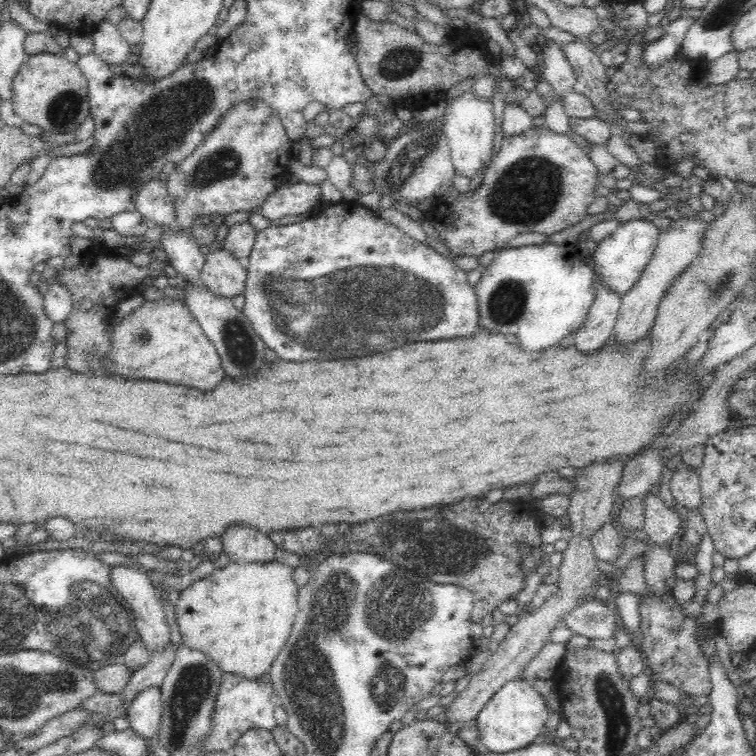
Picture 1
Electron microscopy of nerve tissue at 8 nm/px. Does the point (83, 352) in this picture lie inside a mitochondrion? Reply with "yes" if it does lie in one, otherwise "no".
no

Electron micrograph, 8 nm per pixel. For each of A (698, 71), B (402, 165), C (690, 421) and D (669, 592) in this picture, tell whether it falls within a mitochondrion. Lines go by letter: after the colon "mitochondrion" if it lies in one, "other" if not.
A: other
B: mitochondrion
C: other
D: other

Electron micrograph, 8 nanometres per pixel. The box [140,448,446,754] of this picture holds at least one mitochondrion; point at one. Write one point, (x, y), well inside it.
(191, 689)

